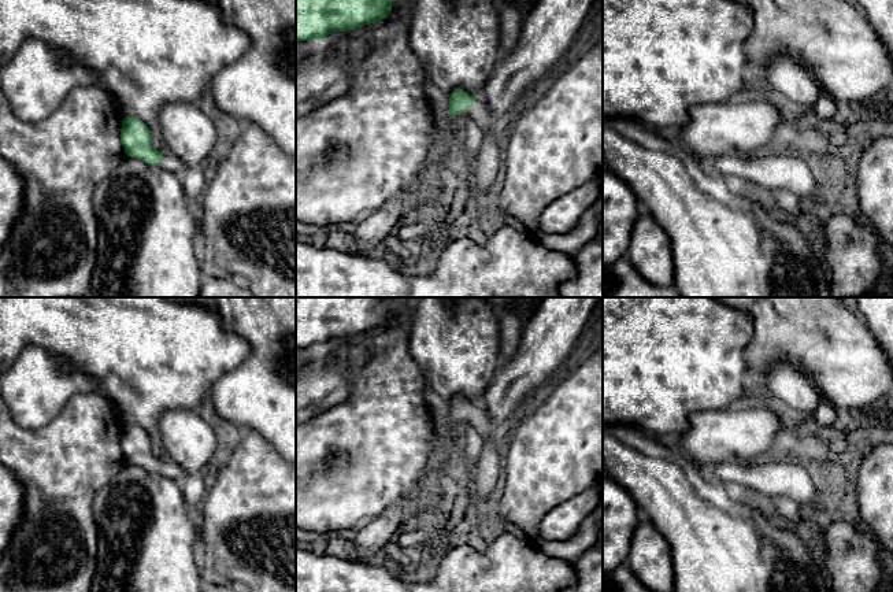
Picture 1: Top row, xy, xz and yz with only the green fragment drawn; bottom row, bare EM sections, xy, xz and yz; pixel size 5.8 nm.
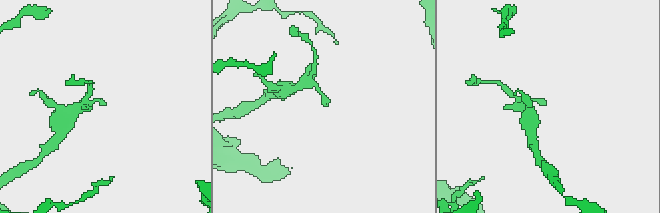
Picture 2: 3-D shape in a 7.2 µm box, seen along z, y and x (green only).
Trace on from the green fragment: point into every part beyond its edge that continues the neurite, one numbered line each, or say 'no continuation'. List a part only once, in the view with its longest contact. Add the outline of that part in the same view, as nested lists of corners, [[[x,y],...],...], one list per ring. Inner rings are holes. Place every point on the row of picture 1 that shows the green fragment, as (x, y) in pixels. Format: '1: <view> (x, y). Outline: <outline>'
1: xz (485, 173). Outline: [[[481,96],[474,100],[466,114],[483,134],[479,152],[468,170],[470,186],[474,192],[486,193],[499,188],[503,175],[503,129]]]

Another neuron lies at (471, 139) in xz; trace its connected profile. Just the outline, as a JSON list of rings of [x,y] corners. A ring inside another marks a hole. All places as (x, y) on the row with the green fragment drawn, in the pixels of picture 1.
[[[462,114],[462,138],[459,147],[455,152],[455,162],[470,170],[475,156],[479,152],[481,144],[483,140],[483,134],[481,127],[466,114]]]

